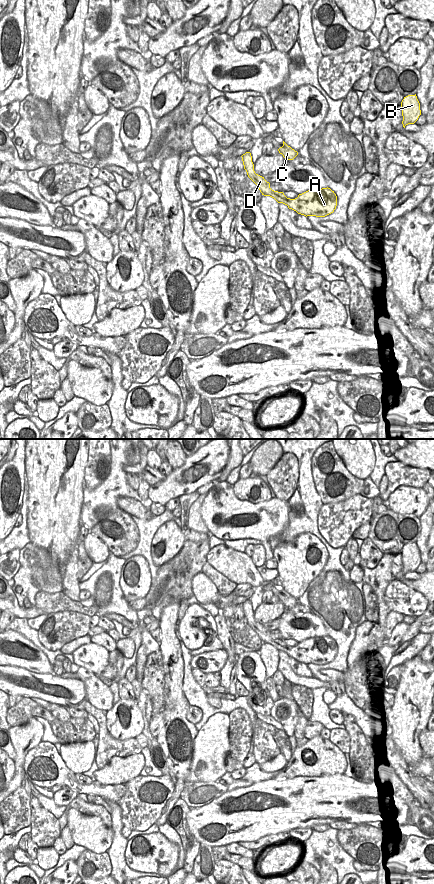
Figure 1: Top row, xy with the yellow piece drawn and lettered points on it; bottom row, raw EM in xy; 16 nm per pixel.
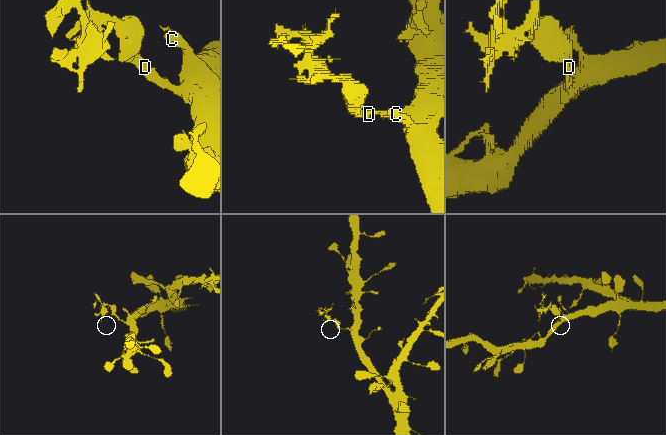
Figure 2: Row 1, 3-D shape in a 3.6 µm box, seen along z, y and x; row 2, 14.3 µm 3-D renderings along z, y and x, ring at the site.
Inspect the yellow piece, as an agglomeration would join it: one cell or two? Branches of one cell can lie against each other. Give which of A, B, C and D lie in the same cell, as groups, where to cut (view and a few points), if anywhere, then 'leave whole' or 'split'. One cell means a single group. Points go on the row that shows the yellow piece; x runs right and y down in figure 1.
A B C / D | xy (269, 183), (261, 192) | split

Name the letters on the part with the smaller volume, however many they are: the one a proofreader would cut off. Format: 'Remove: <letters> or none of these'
Remove: D

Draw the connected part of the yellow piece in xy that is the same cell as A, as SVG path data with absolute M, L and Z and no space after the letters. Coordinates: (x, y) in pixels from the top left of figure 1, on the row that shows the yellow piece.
M270 184L263 190L262 195L274 198L289 209L304 216L325 217L334 212L337 206L337 196L330 188L308 190L299 194L297 198L287 198L283 192L274 191Z

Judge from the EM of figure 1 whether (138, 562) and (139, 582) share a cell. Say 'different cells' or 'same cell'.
same cell

